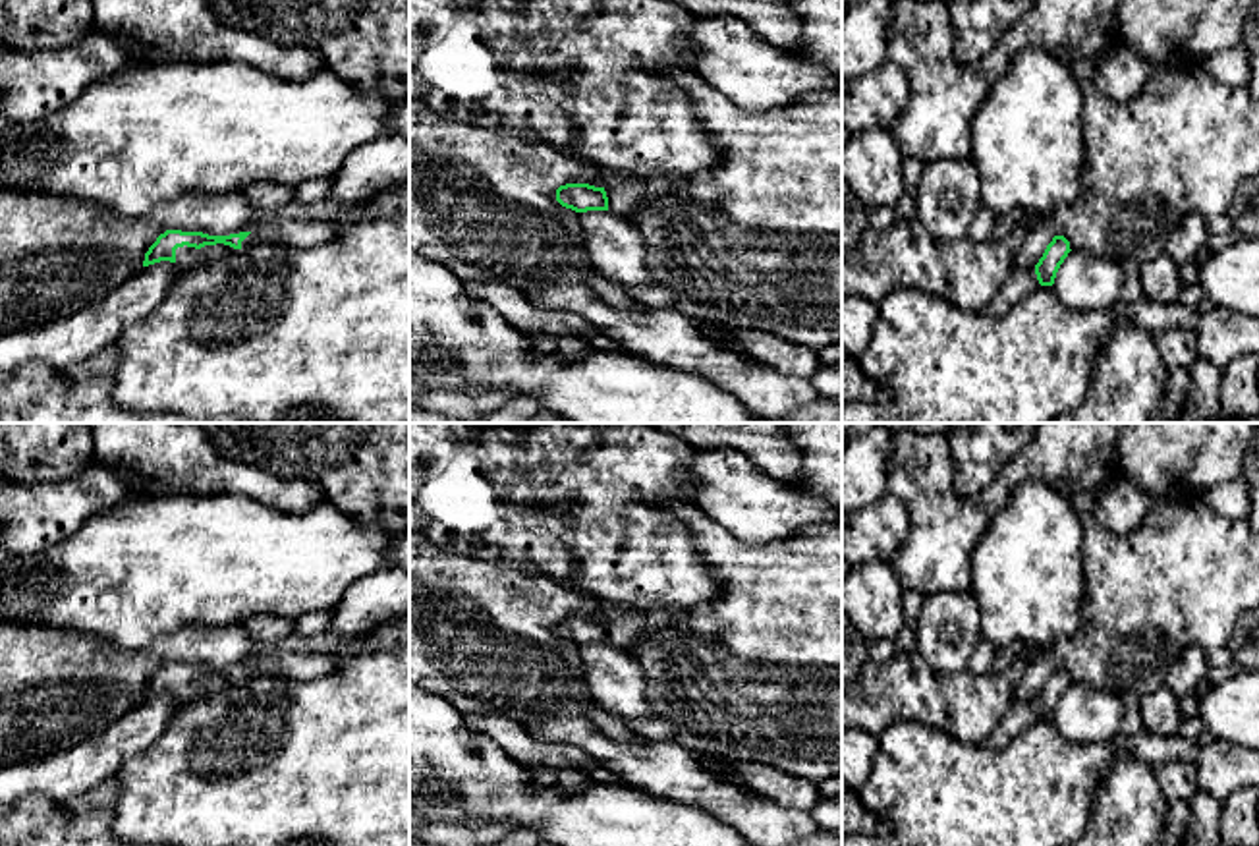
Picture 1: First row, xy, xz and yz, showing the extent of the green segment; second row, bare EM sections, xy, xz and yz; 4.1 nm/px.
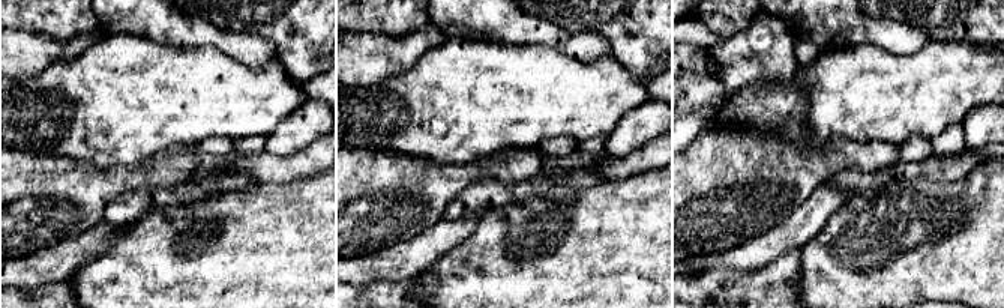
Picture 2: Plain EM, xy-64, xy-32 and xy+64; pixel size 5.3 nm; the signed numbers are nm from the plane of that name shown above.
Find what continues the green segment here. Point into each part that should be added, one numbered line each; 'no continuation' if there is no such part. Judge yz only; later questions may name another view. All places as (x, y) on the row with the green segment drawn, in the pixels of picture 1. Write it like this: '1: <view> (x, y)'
1: yz (1022, 282)

